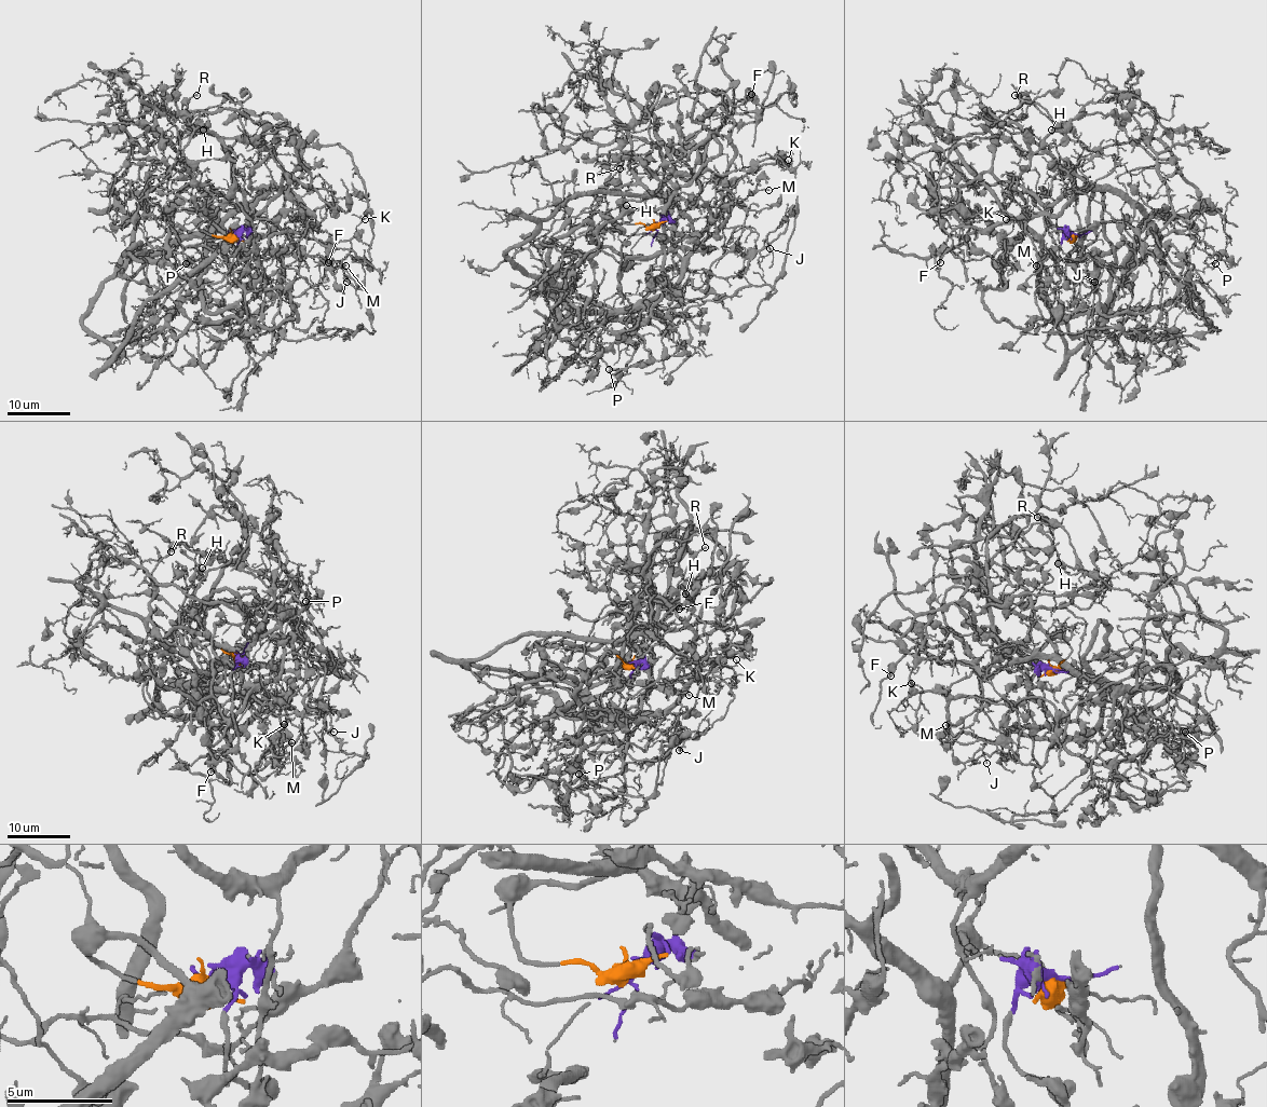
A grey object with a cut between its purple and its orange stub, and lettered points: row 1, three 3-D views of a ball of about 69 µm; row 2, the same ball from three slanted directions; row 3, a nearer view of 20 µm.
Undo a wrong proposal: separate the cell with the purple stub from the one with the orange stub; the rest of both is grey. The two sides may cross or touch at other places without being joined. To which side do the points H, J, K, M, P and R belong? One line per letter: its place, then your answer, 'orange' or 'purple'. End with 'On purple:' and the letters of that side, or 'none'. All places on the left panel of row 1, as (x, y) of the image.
H: (203, 130) | orange
J: (346, 282) | purple
K: (365, 219) | purple
M: (345, 265) | purple
P: (186, 263) | purple
R: (196, 95) | orange
On purple: J, K, M, P

